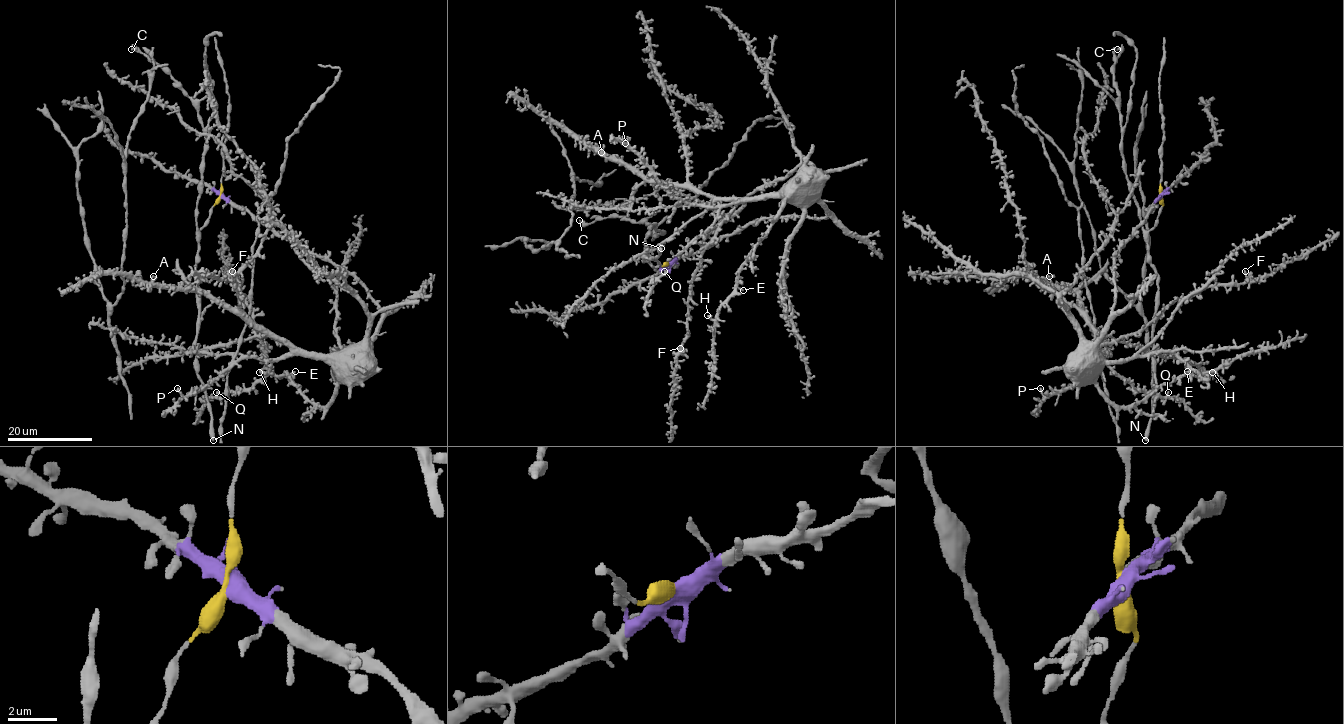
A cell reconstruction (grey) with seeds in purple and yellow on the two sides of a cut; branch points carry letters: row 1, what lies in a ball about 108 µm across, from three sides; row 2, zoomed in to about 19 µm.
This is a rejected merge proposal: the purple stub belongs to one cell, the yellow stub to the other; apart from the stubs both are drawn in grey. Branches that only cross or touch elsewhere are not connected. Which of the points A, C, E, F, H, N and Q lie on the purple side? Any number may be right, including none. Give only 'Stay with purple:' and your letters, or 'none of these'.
Stay with purple: A, E, F, H, Q

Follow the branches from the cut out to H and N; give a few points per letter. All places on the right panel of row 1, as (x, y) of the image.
H: (1161, 196), (1115, 255), (1115, 304), (1098, 345), (1096, 383), (1115, 404), (1134, 406), (1164, 384), (1213, 372)
N: (1160, 196), (1163, 205), (1157, 222), (1148, 232), (1148, 262), (1157, 284), (1152, 333), (1155, 400), (1146, 440)

